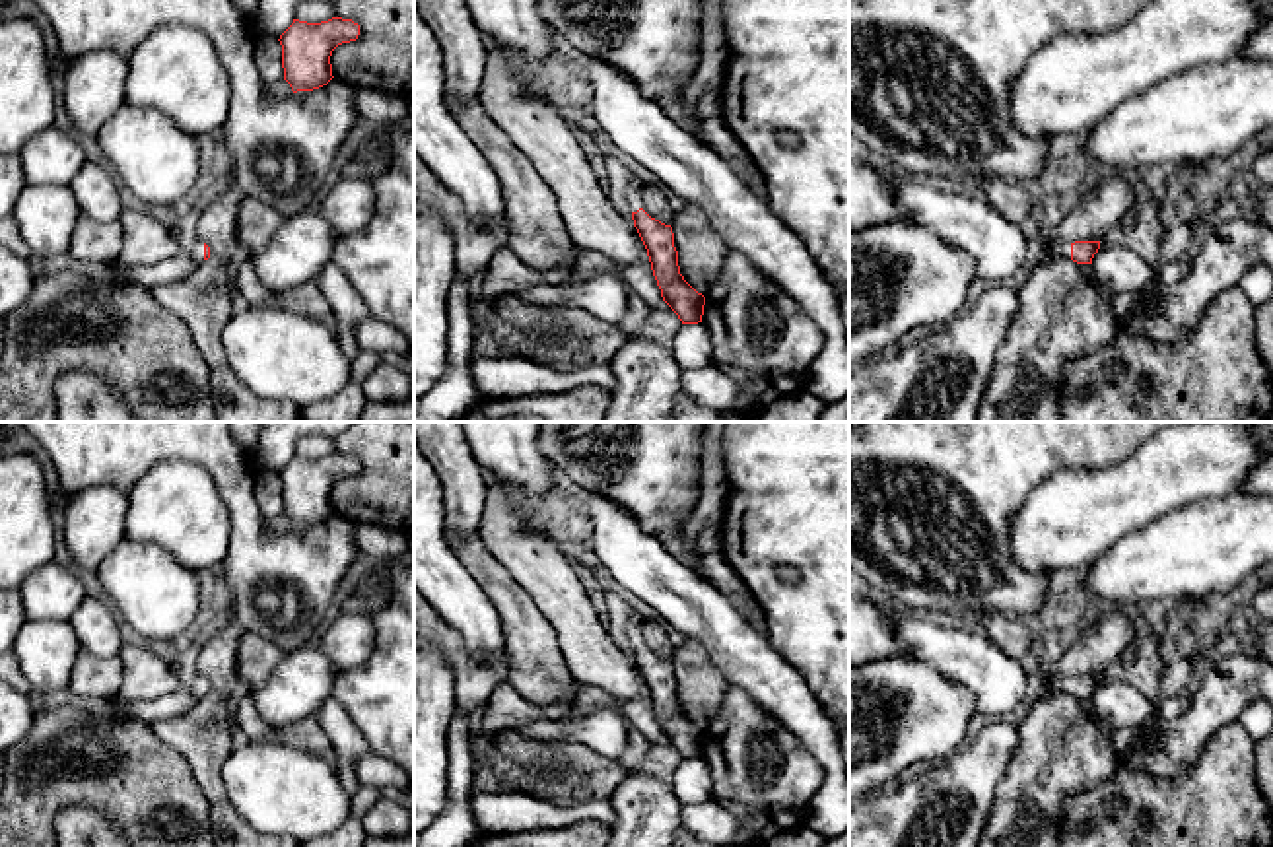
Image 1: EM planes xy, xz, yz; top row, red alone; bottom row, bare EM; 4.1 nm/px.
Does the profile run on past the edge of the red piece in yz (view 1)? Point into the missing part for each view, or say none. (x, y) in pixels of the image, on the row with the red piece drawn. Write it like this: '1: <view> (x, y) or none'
1: yz (1052, 251)

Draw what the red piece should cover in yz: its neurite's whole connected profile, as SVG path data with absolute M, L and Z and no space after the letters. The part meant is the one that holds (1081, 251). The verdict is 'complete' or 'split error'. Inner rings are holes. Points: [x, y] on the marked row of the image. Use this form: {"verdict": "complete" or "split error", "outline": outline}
{"verdict": "split error", "outline": "M1048 241L1046 251L1038 262L1049 262L1053 258L1071 258L1077 264L1092 264L1094 254L1100 249L1100 241L1075 241L1075 243L1051 243Z"}

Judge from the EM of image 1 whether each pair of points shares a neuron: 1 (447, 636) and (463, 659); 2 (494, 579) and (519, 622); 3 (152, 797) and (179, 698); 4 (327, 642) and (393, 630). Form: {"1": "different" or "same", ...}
{"1": "same", "2": "same", "3": "different", "4": "different"}

